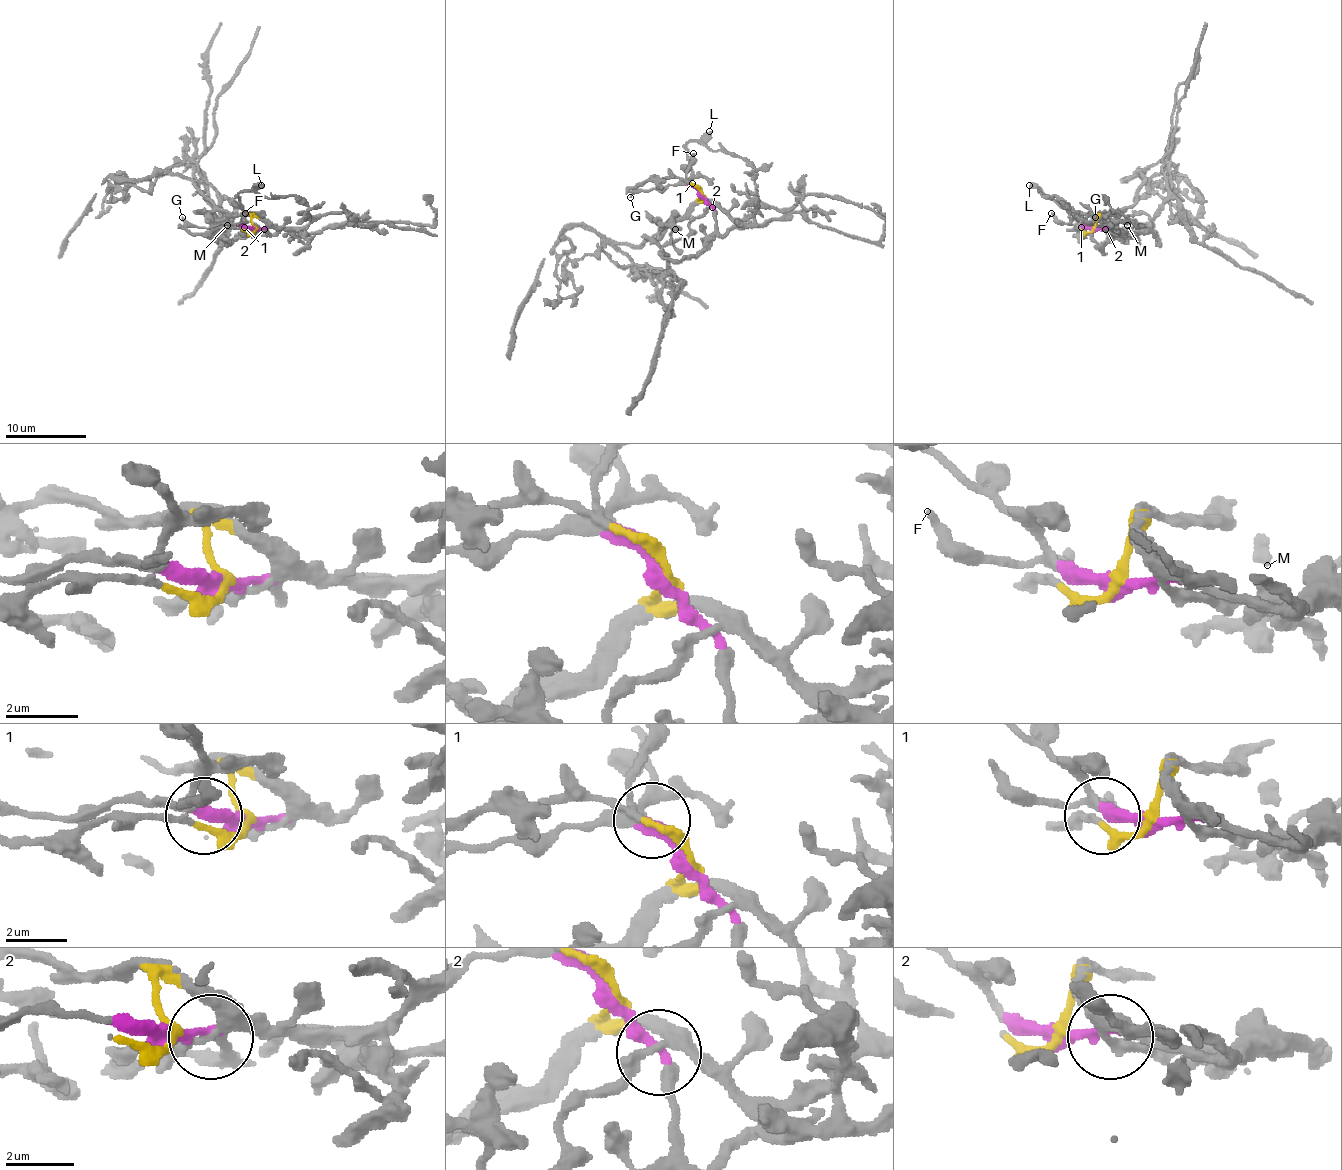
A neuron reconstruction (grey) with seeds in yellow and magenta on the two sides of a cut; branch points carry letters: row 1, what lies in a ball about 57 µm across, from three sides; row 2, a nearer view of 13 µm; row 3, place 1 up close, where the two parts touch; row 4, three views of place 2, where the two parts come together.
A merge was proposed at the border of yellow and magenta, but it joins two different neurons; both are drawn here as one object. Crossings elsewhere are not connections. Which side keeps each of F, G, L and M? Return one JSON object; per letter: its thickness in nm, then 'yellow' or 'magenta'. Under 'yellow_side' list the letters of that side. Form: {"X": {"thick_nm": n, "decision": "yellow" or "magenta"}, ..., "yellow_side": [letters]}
{"F": {"thick_nm": 240, "decision": "magenta"}, "G": {"thick_nm": 200, "decision": "magenta"}, "L": {"thick_nm": 480, "decision": "magenta"}, "M": {"thick_nm": 200, "decision": "magenta"}, "yellow_side": []}

